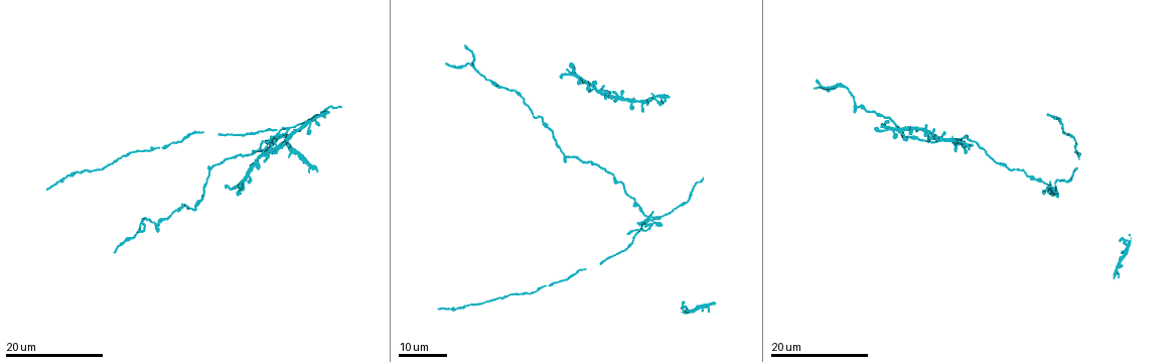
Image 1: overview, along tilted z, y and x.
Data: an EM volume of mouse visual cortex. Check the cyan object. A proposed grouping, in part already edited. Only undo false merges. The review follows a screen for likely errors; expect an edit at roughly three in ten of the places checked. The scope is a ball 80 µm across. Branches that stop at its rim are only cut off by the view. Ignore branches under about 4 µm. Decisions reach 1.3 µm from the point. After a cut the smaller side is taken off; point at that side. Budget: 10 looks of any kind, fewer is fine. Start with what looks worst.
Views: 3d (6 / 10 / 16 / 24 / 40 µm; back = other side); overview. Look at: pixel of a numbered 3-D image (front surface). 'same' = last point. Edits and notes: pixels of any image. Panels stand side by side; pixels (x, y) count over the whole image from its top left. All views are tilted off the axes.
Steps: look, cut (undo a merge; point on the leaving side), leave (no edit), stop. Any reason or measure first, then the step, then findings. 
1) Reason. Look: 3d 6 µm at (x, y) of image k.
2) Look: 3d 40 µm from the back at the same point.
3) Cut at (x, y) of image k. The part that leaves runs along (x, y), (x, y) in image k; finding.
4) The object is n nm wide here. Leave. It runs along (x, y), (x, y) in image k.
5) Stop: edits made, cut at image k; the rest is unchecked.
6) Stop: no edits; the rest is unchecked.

Looks like a crossing. Look: 3d 16 µm at (279, 135) of image 1.

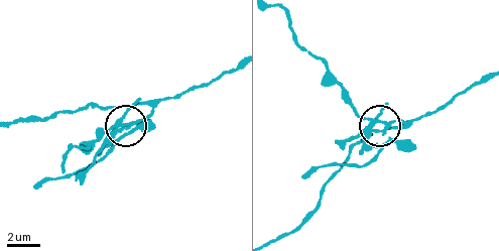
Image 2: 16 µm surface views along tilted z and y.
Look: 3d 6 µm at (122, 119) of image 2.

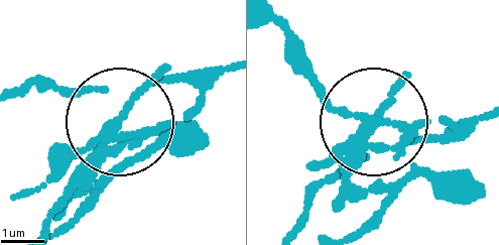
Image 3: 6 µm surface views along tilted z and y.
Cut at (86, 167) of image 3. The part that leaves runs along (142, 136), (147, 153), (64, 226) in image 3; two cells meet here.

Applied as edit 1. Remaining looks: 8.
Look: overview.

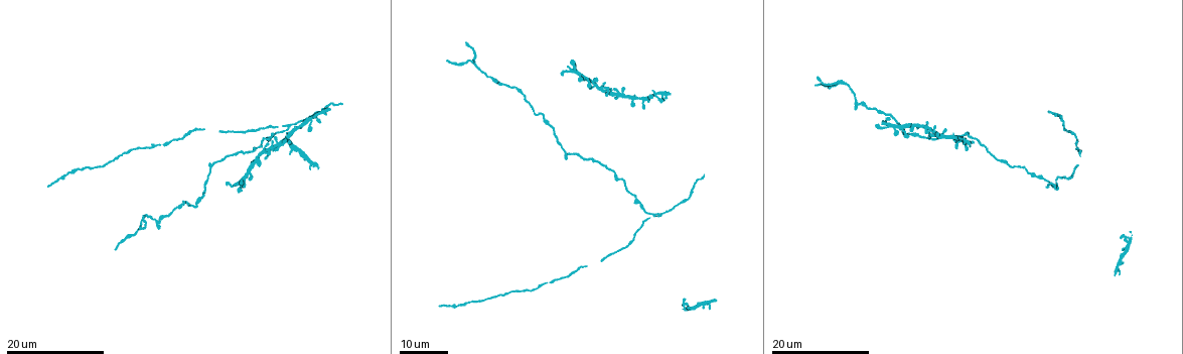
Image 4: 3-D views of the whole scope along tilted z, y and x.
Look: 3d 16 µm at (842, 83) of image 4.

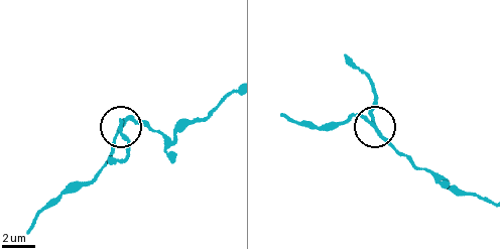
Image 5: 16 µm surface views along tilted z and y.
Look: 3d 10 µm at (372, 121) of image 5.

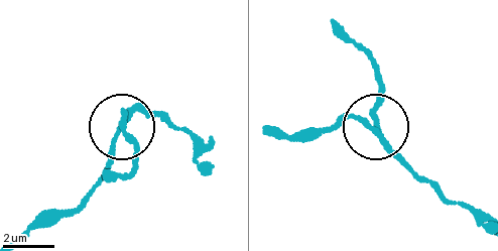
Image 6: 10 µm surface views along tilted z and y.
3 arms meet here. Cut at (123, 125) of image 6. The part that leaves runs along (386, 146), (372, 108), (378, 85), (371, 61), (333, 21) in image 6; two cells meet here.

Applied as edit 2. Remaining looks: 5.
Look: overview.

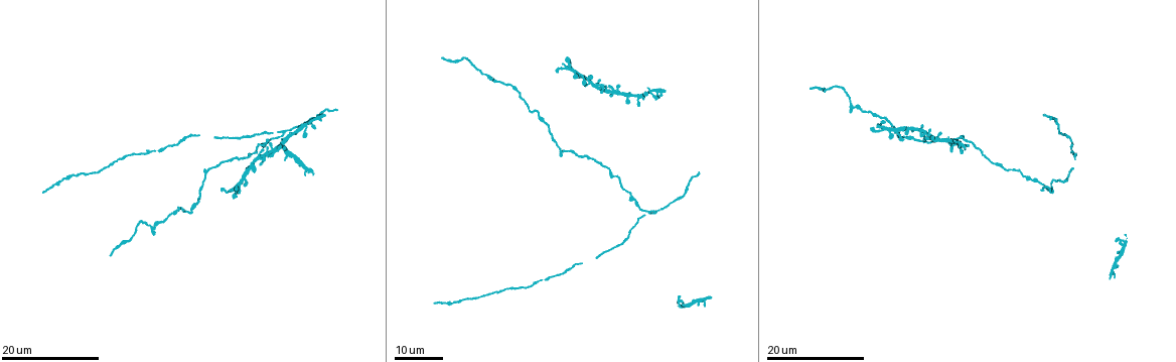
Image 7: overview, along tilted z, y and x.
Small branch off a trunk. Look: 3d 16 µm at (153, 226) of image 7.

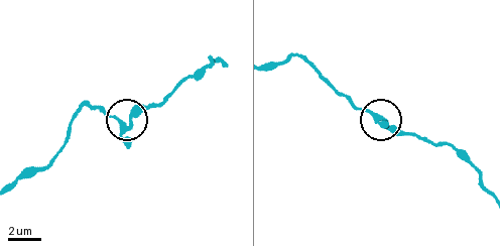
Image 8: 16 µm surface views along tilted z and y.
Closer look. Look: 3d 10 µm at (122, 125) of image 8.

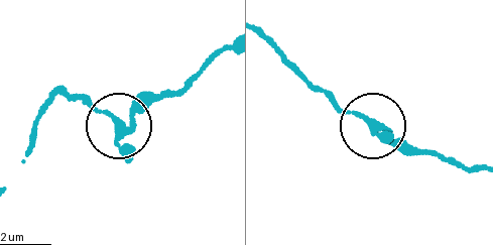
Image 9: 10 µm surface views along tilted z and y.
The object is 230 nm wide here. Leave. It runs along (481, 169), (402, 149), (319, 93) in image 9; continuous, no second cell.

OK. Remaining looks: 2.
Sudden change in width. Look: 3d 16 µm at (253, 153) of image 7.

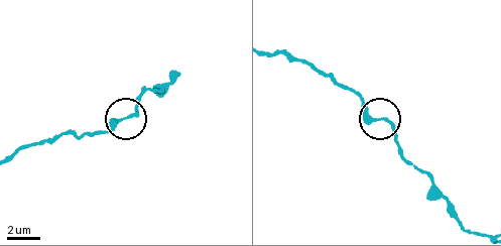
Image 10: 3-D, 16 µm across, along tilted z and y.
Look: 3d 10 µm at (128, 115) of image 10.

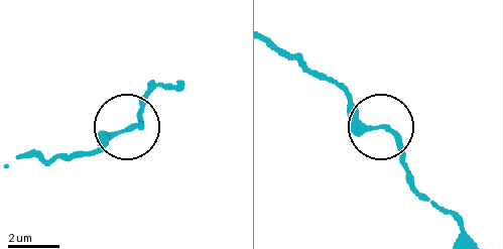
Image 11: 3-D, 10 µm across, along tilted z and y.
Leave. It runs along (327, 81), (344, 91), (365, 121), (391, 136), (409, 174) in image 11; one cell here.

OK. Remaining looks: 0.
Stop: edits made, cut at image 3, cut at image 6; the rest is unchecked.

